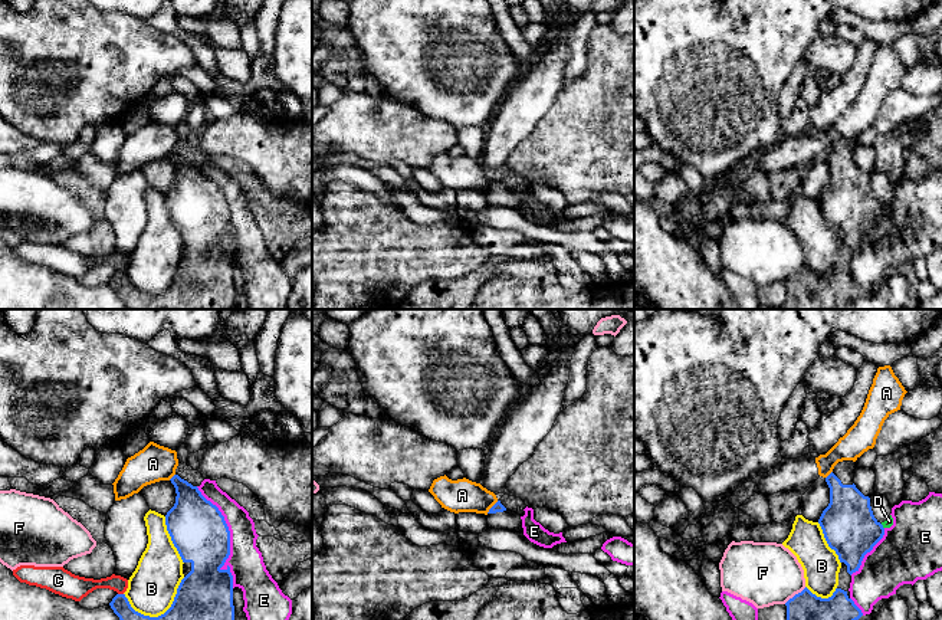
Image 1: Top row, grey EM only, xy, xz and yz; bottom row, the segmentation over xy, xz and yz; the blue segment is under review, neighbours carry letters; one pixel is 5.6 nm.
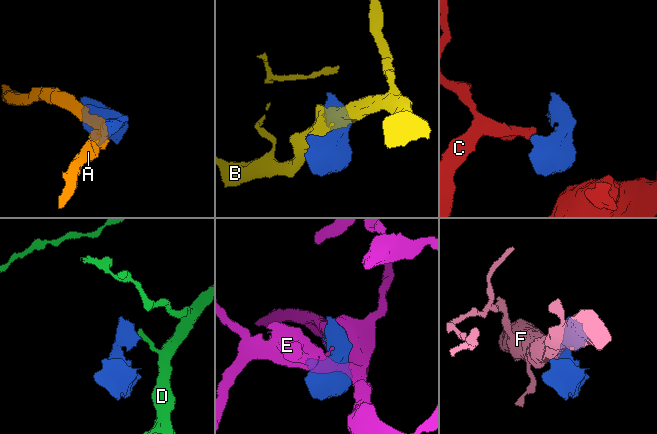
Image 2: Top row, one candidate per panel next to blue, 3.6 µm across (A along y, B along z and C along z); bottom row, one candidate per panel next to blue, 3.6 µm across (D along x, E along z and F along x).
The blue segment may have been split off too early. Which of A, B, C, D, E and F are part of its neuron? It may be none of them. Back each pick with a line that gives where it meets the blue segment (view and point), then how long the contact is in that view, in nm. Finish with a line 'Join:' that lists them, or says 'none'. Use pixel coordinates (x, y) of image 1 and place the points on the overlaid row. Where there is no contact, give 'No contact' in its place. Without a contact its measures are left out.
Join: none

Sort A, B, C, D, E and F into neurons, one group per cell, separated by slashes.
A / B / C / D / E / F

